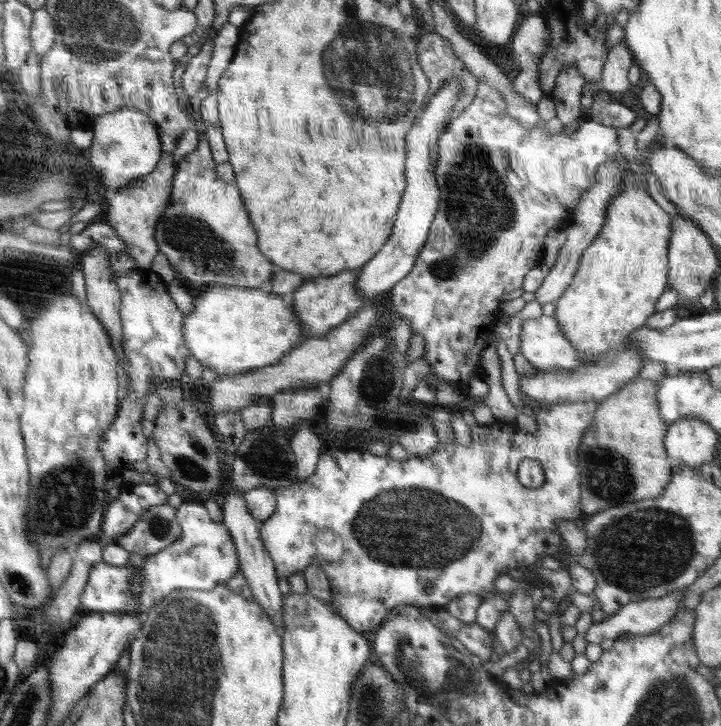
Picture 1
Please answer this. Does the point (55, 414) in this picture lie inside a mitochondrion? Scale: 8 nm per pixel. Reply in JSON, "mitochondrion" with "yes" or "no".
{"mitochondrion":"no"}

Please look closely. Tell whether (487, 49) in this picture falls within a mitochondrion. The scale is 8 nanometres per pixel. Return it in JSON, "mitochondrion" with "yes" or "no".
{"mitochondrion":"no"}

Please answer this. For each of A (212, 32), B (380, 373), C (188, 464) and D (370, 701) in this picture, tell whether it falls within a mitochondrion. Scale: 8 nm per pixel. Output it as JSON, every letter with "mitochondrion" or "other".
{"A":"other","B":"mitochondrion","C":"mitochondrion","D":"mitochondrion"}

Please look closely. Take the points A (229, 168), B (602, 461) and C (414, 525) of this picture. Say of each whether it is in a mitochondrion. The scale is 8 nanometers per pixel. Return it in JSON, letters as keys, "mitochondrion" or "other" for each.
{"A":"other","B":"mitochondrion","C":"mitochondrion"}

